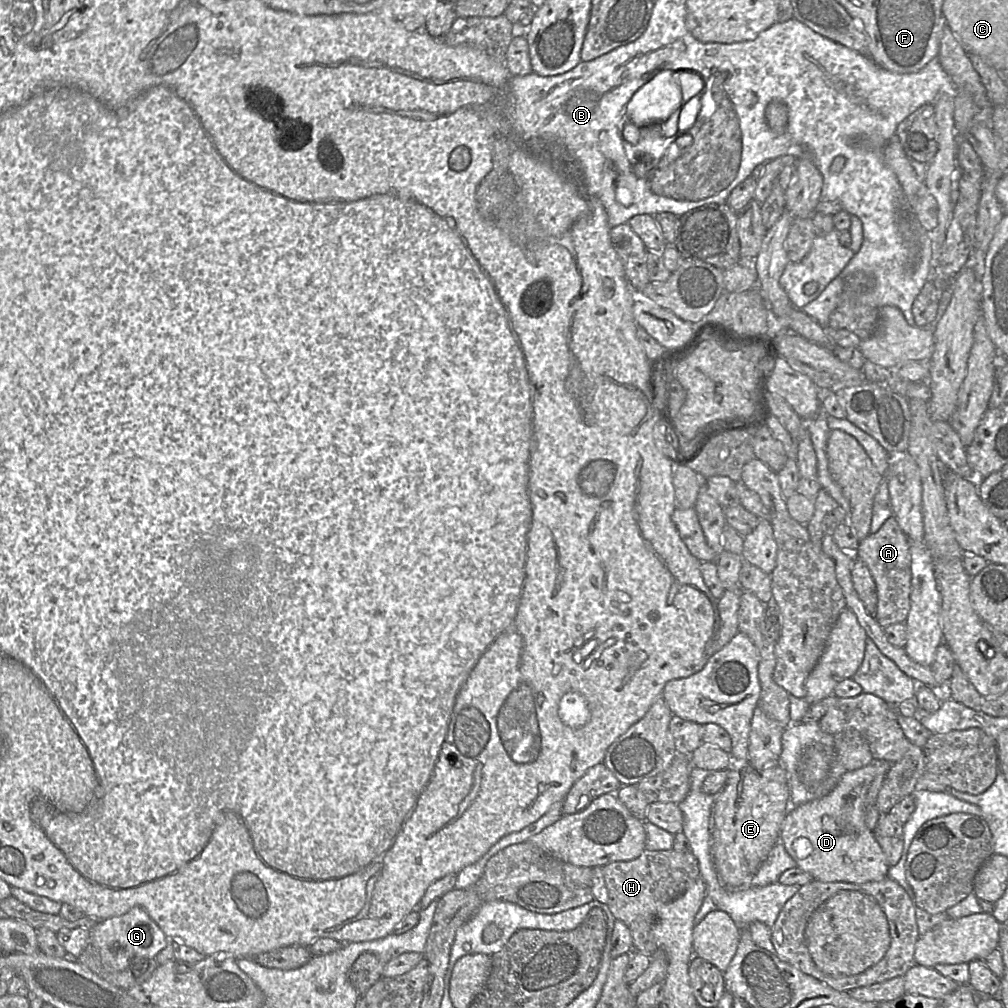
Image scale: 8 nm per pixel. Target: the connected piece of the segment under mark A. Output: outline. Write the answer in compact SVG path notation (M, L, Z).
M890 517L877 532L860 540L853 554L867 565L875 581L878 601L874 618L877 622L882 627L905 623L910 610L911 594L910 541L896 519Z

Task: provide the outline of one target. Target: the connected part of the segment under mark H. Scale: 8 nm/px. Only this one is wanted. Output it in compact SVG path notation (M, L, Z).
M644 850L641 855L629 861L616 861L601 866L608 892L610 912L615 919L624 922L631 931L633 950L652 956L658 947L652 928L661 907L681 895L700 877L698 861L691 851Z

